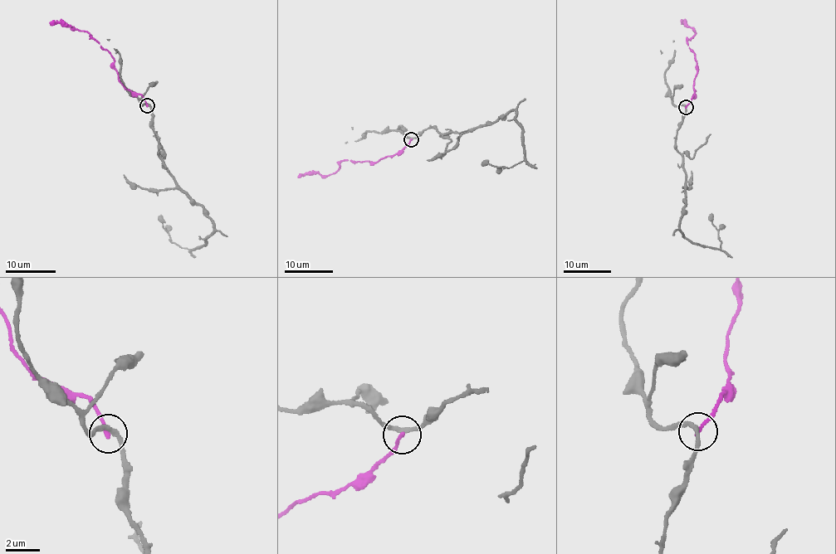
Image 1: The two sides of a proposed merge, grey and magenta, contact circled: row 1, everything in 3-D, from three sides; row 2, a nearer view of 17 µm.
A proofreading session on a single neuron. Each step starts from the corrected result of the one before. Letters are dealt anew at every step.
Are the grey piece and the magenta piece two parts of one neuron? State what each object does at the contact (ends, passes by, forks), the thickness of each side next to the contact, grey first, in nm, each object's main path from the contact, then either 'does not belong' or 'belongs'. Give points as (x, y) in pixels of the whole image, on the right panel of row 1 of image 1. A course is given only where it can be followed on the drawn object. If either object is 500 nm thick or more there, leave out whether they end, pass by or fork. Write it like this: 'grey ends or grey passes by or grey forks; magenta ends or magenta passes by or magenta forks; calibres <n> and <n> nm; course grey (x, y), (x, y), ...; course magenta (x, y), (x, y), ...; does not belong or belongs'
grey passes by; magenta ends; calibres 240 and 200 nm; course grey (686, 106), (675, 142), (686, 186), (679, 228), (695, 243), (719, 248), (711, 214); course magenta (686, 106), (691, 99), (696, 72), (696, 60), (686, 44), (694, 31), (683, 24), (682, 21); does not belong

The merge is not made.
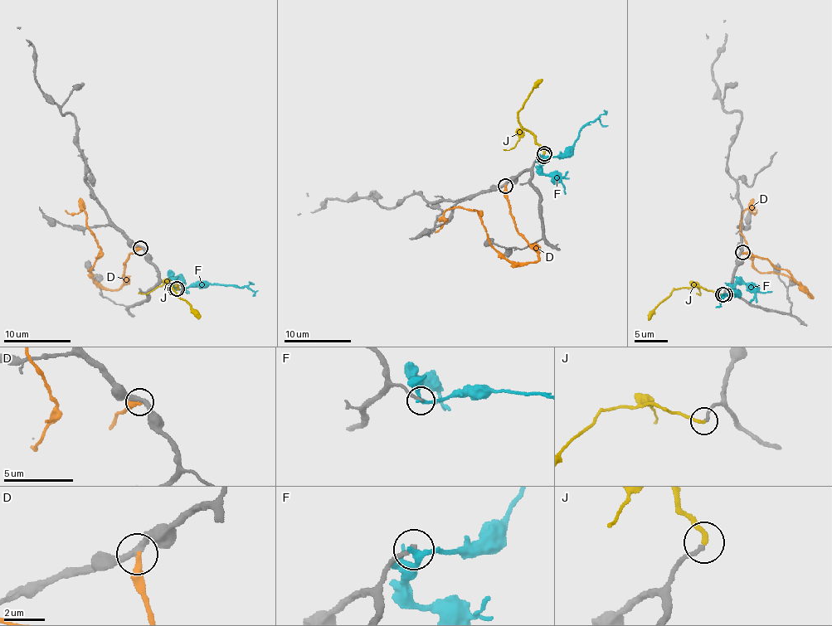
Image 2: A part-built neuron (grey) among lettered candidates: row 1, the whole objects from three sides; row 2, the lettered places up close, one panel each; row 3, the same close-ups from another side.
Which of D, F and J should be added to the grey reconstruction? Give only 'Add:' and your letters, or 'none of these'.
Add: J

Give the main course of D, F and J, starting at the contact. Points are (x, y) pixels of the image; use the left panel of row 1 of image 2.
D: (141, 247), (123, 263), (124, 283), (107, 290), (88, 269), (99, 247), (82, 209), (65, 210)
F: (175, 288), (221, 285), (238, 288), (248, 285), (250, 282), (254, 284)
J: (177, 288), (178, 285), (172, 283), (169, 288), (173, 288), (199, 318)

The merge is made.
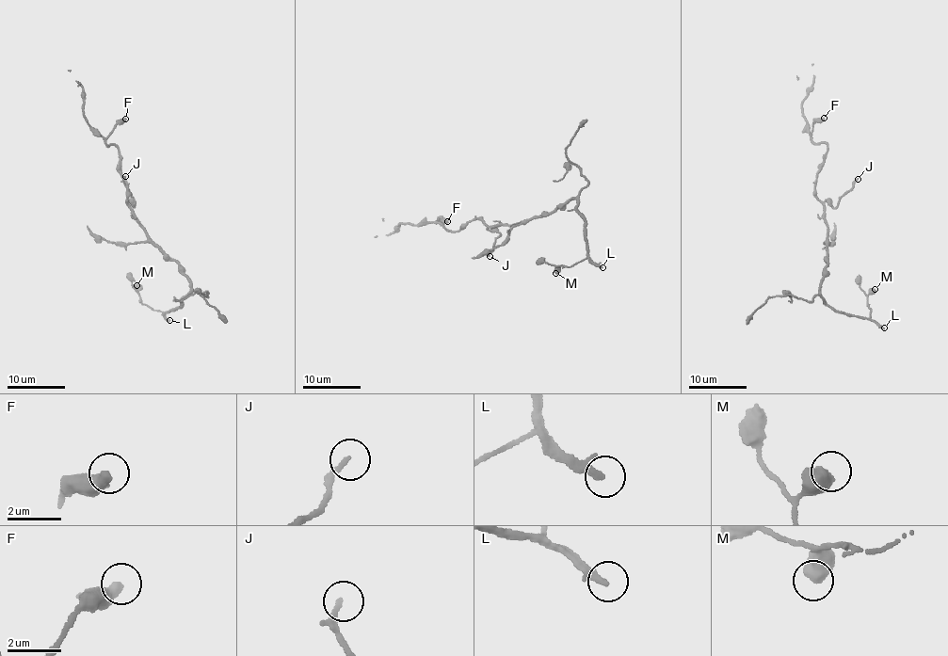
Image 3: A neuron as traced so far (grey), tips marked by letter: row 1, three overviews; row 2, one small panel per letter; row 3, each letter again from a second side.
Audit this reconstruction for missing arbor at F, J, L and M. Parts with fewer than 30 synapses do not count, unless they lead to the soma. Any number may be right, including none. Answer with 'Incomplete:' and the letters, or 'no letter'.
Incomplete: L

